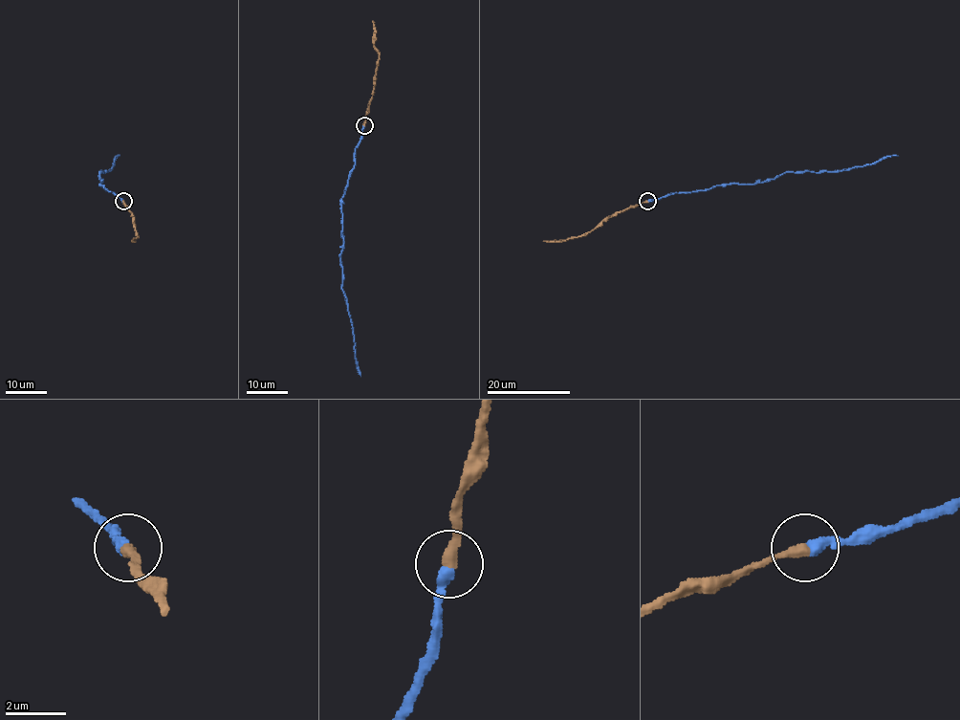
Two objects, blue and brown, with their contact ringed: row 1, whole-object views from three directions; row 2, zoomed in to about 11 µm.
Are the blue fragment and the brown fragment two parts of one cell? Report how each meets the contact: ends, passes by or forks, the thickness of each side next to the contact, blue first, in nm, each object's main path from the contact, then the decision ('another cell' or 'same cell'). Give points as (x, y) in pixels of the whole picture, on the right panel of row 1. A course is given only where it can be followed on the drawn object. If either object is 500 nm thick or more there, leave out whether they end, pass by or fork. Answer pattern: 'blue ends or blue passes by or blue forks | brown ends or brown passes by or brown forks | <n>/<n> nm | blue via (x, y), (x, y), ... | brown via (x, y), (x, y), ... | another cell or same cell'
blue ends | brown ends | 380/360 nm | blue via (646, 201), (670, 193), (690, 193), (721, 185), (768, 182), (784, 173), (839, 171), (898, 156) | brown via (646, 201), (616, 211), (580, 235), (565, 241), (543, 241) | same cell

